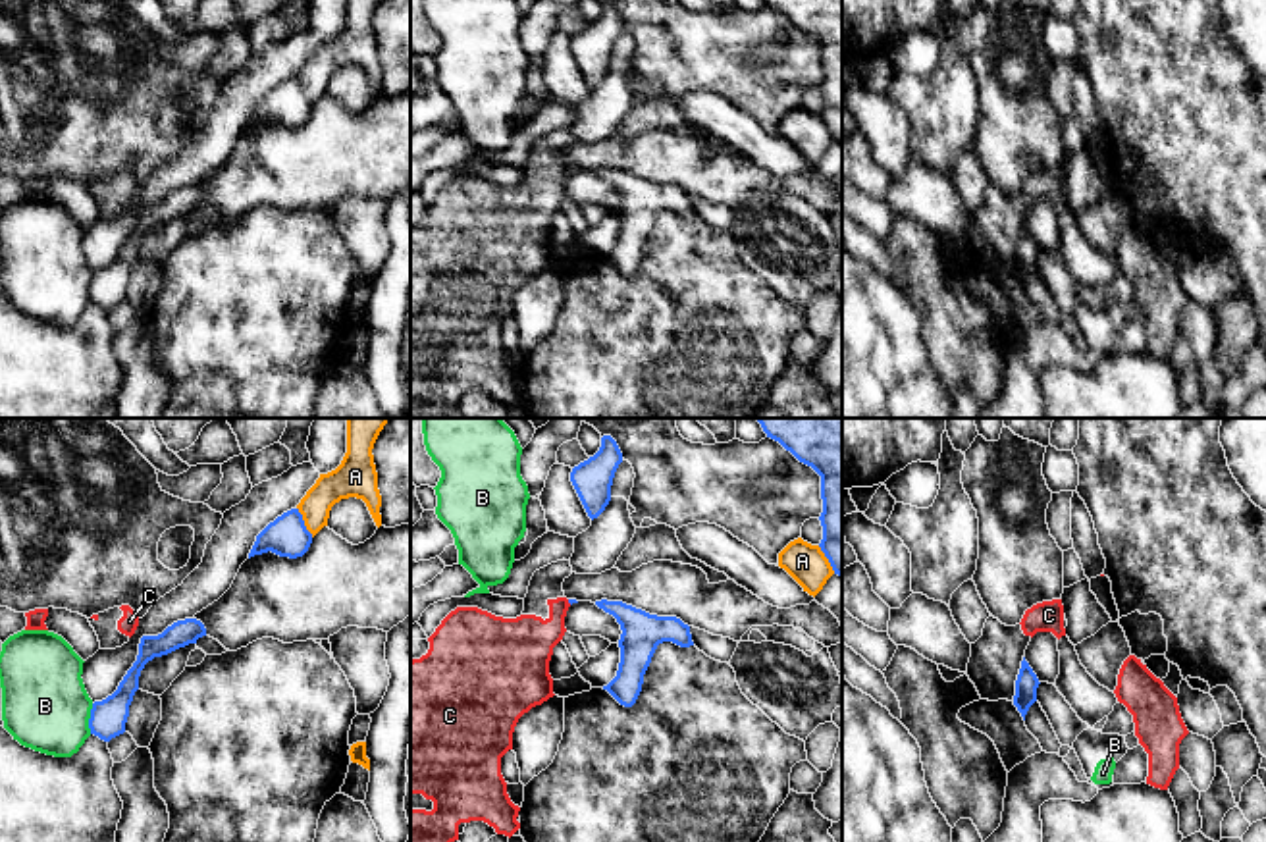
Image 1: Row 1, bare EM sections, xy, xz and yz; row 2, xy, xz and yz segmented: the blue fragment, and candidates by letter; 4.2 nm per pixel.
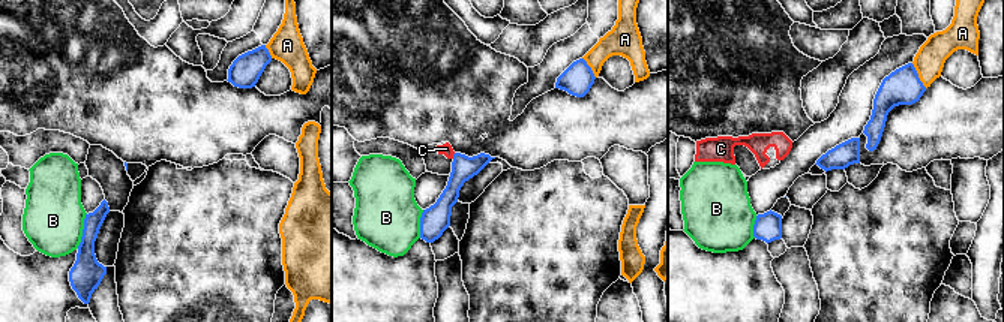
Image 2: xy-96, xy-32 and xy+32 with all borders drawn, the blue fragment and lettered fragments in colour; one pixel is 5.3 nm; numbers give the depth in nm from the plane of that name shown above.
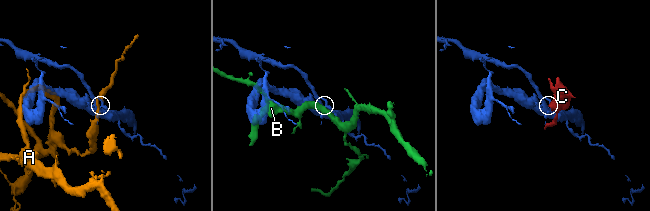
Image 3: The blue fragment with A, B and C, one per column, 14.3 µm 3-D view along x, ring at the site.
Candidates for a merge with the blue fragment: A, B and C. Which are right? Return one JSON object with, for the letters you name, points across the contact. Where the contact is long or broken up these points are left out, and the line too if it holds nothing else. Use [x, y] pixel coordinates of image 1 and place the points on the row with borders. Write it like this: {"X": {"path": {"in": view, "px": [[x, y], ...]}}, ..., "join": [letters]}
{"join": []}

